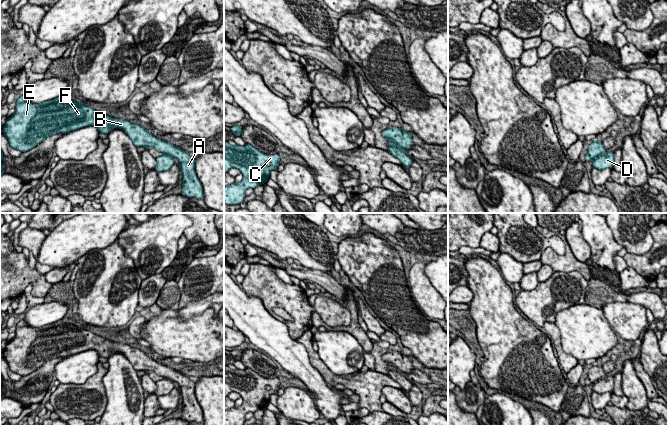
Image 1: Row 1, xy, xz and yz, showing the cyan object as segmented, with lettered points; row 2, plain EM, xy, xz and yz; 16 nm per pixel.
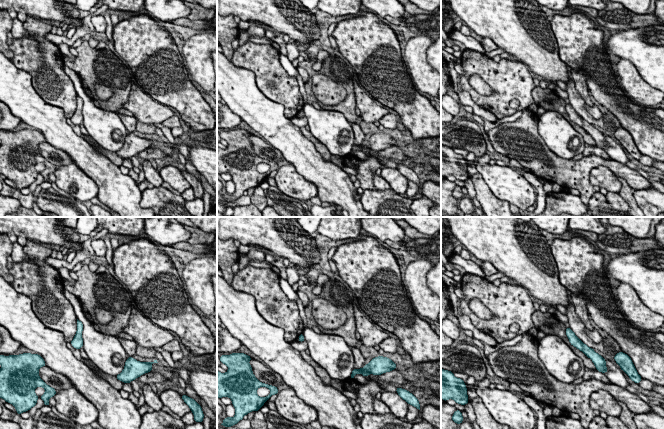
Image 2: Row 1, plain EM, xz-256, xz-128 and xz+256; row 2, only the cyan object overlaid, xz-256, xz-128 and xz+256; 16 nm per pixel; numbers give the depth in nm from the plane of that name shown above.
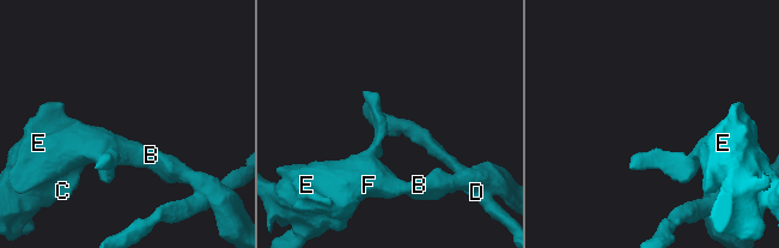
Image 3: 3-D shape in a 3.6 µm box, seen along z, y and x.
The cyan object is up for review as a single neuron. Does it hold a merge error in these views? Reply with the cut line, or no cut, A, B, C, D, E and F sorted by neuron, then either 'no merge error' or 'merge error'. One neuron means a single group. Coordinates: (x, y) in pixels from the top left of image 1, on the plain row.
cut xz (387, 363), (402, 373); groups A B C E F / D; merge error

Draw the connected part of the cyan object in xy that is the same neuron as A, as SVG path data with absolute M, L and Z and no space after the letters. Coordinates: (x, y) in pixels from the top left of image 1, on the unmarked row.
M21 319L15 324L15 338L7 342L3 358L11 372L26 376L47 361L68 357L87 350L95 350L100 357L108 358L112 352L122 353L136 371L155 372L176 382L180 387L182 419L203 423L203 411L195 396L195 383L172 366L160 364L144 351L128 344L112 342L90 330L67 324L62 320L32 328Z

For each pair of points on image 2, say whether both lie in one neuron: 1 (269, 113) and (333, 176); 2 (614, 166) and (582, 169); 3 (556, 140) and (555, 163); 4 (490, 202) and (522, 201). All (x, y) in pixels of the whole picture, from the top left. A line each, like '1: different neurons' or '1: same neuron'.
1: same neuron
2: same neuron
3: different neurons
4: different neurons

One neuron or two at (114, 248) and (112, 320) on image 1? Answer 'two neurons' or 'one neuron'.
one neuron

